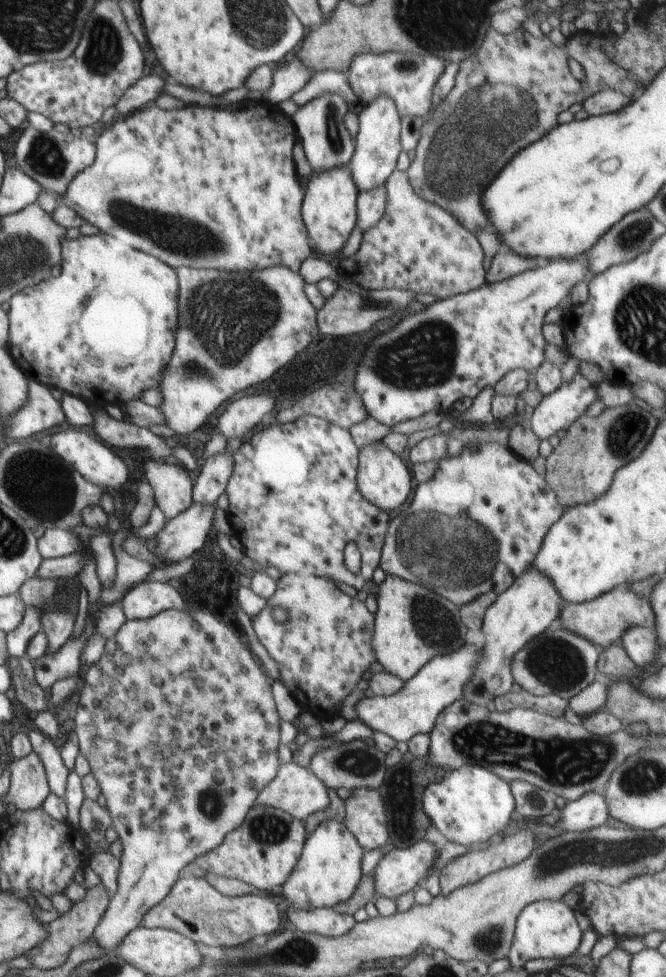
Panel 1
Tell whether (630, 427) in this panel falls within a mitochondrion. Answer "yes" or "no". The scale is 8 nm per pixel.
yes

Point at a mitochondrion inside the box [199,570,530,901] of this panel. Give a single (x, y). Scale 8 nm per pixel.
(435, 623)

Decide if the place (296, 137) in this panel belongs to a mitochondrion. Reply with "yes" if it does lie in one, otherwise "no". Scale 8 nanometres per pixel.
no

